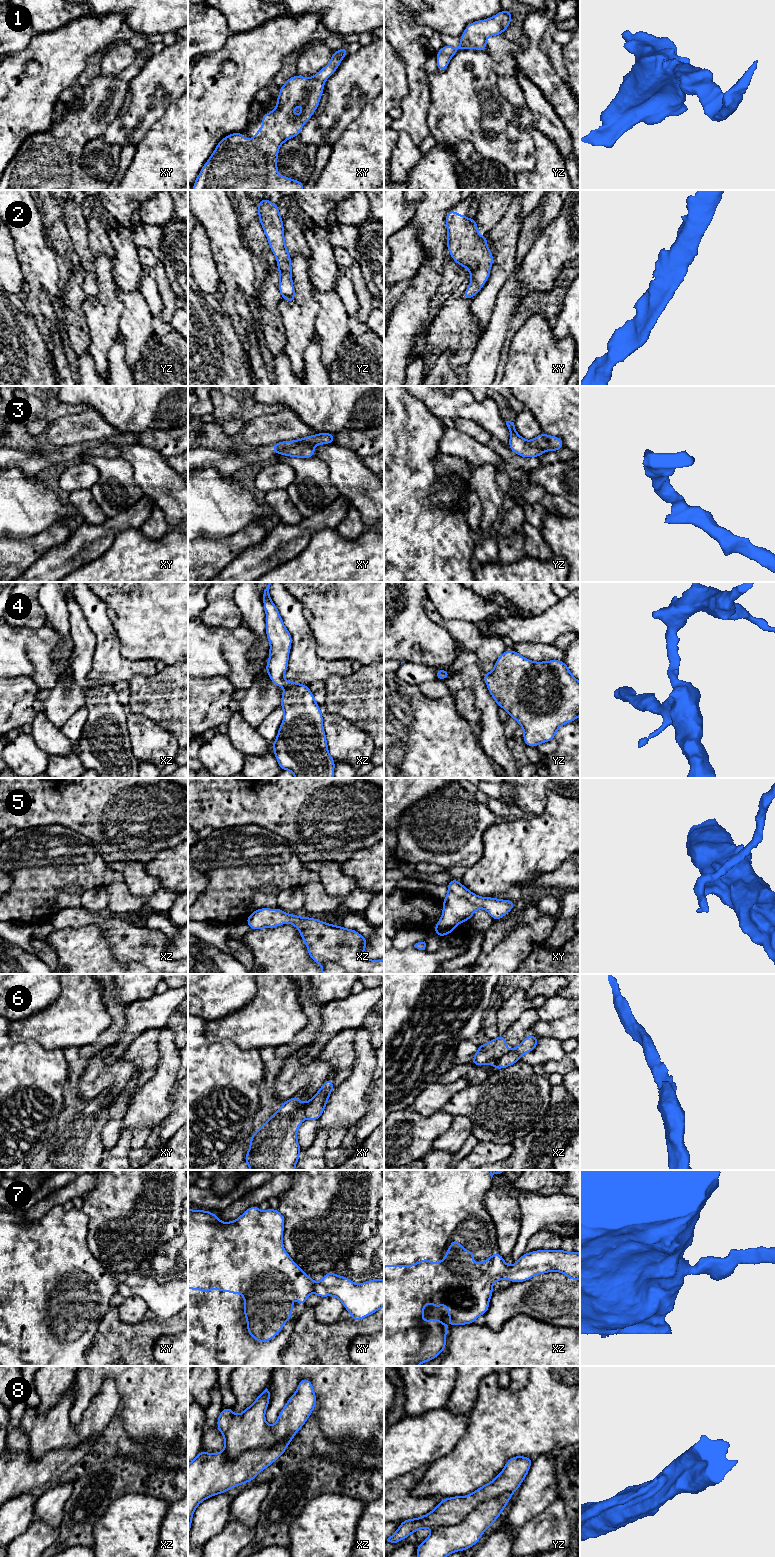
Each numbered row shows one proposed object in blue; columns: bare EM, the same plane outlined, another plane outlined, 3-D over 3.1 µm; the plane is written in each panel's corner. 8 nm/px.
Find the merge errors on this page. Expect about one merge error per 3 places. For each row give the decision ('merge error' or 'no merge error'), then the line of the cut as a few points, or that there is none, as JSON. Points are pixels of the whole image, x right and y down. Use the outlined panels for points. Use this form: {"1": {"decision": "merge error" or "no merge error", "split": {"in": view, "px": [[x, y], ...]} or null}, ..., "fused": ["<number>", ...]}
{"1": {"decision": "no merge error", "split": null}, "2": {"decision": "no merge error", "split": null}, "3": {"decision": "merge error", "split": {"in": "xy", "px": [[312, 446], [306, 443], [296, 443], [284, 447], [278, 452]]}}, "4": {"decision": "no merge error", "split": null}, "5": {"decision": "no merge error", "split": null}, "6": {"decision": "merge error", "split": {"in": "xy", "px": [[308, 1102], [305, 1107], [304, 1117]]}}, "7": {"decision": "no merge error", "split": null}, "8": {"decision": "merge error", "split": {"in": "yz", "px": [[511, 1492], [480, 1503], [458, 1523], [433, 1529]]}}, "fused": ["3", "6", "8"]}

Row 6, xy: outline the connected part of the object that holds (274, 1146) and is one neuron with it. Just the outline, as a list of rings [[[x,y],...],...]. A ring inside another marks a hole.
[[[299,1097],[286,1100],[258,1131],[252,1133],[250,1147],[244,1159],[250,1170],[295,1170],[301,1153],[297,1131],[305,1119],[307,1103],[302,1104]]]

